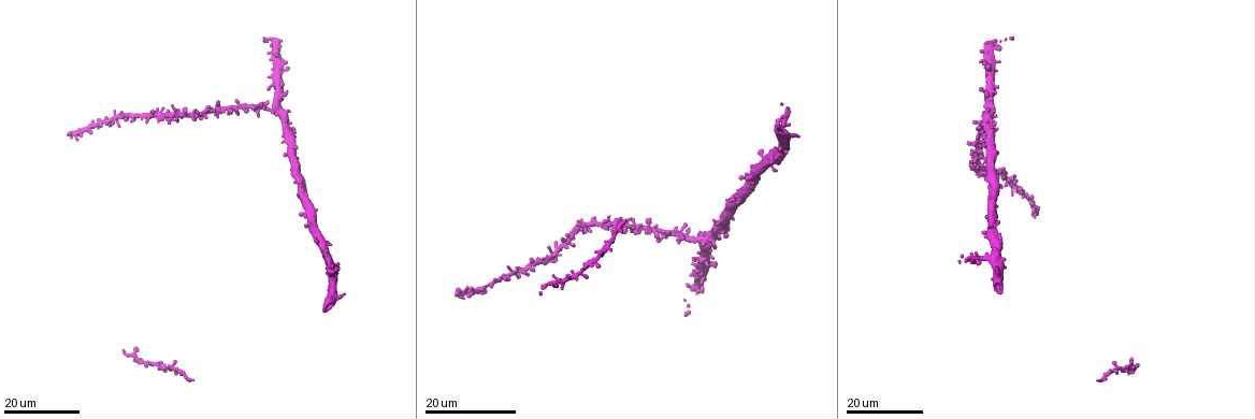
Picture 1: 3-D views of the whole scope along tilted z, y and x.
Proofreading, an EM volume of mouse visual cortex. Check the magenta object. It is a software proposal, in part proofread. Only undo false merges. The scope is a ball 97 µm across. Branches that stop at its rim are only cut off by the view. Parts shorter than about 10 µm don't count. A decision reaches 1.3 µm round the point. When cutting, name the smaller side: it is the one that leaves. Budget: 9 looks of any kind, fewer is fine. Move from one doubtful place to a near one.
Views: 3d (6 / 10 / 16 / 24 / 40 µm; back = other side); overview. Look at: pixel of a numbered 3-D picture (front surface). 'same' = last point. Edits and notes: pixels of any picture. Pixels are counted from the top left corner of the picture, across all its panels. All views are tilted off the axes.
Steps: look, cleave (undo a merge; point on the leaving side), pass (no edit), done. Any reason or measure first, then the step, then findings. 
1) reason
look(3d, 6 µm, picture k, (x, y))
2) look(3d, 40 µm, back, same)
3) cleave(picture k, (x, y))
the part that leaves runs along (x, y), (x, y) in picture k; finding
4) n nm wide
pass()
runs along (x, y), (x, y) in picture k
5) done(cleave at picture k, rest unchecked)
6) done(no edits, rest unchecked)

look(3d, 24 µm, picture 1, (699, 242))

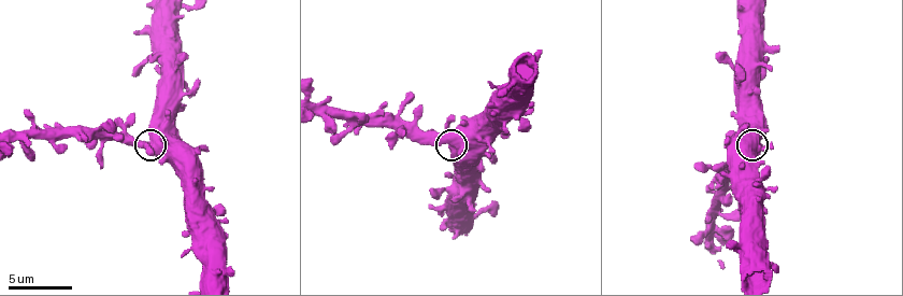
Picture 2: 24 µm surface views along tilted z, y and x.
zoom in
look(3d, 6 µm, picture 2, (449, 139))

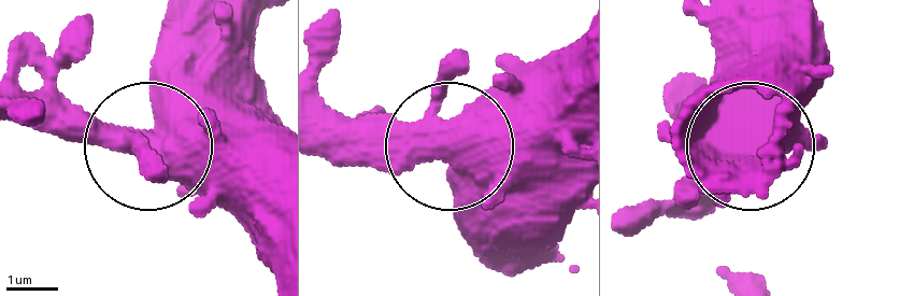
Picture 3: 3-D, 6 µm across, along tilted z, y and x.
570 nm wide
pass()
runs along (582, 108), (456, 153), (496, 215), (541, 250) in picture 3; one neuron here

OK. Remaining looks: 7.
thick turns thin
look(3d, 16 µm, picture 1, (167, 116))

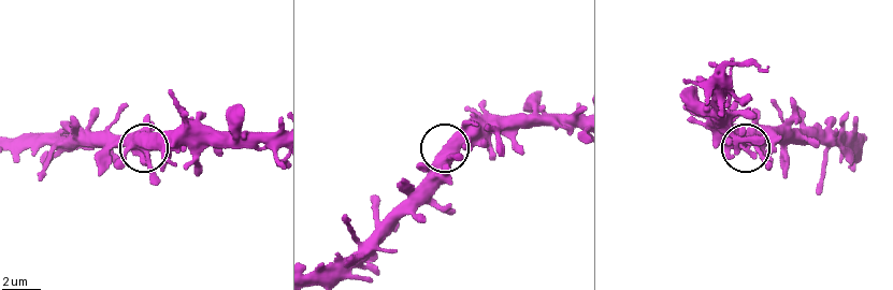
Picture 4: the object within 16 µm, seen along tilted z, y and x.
zoom in
look(3d, 10 µm, picture 4, (445, 159))

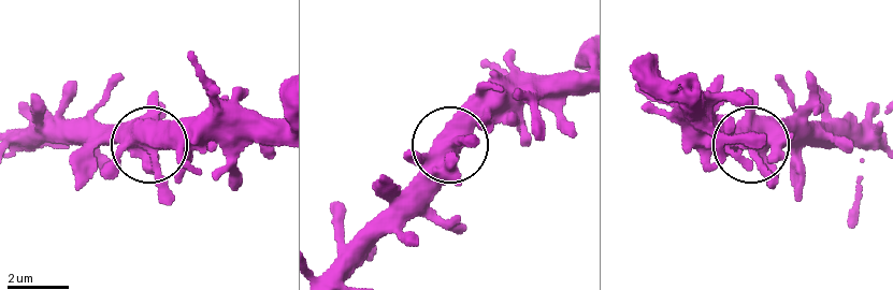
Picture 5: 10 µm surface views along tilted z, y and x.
zoom in
look(3d, 6 µm, picture 5, (149, 143))

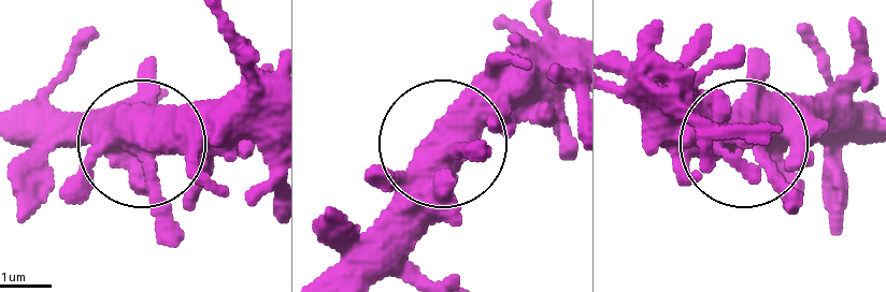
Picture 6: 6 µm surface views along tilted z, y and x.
510 nm wide
pass()
continuous, no second neuron

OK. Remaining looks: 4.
narrows sharply
look(3d, 16 µm, picture 1, (130, 115))

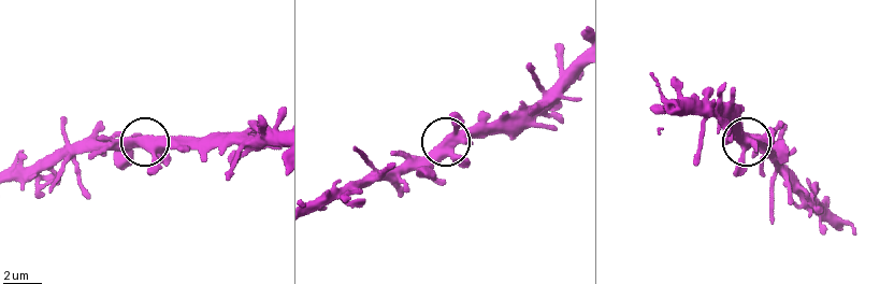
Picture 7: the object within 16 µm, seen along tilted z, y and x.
look(3d, 6 µm, picture 7, (136, 140))

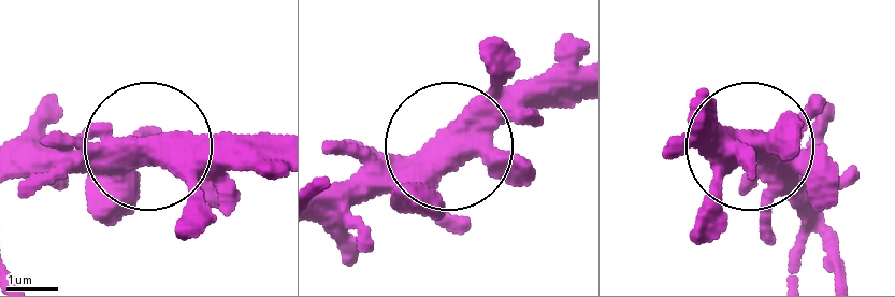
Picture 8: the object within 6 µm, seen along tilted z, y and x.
pass()
one neuron here

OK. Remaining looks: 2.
sudden change in width
look(3d, 10 µm, picture 2, (459, 191))

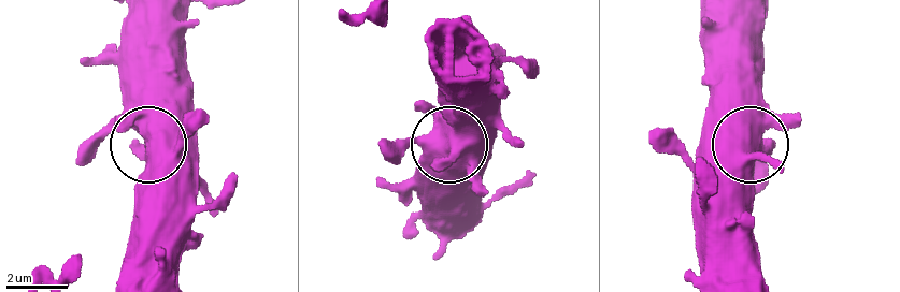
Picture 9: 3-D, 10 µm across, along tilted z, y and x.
look(3d, 6 µm, picture 9, (451, 147))

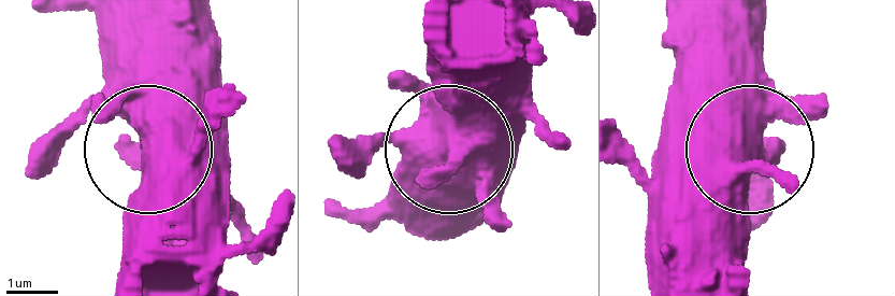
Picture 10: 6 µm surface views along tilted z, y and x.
pass()
runs along (497, 73), (492, 120), (450, 159), (445, 210) in picture 10; all the same neuron

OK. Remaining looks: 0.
done(no edits, rest unchecked)

